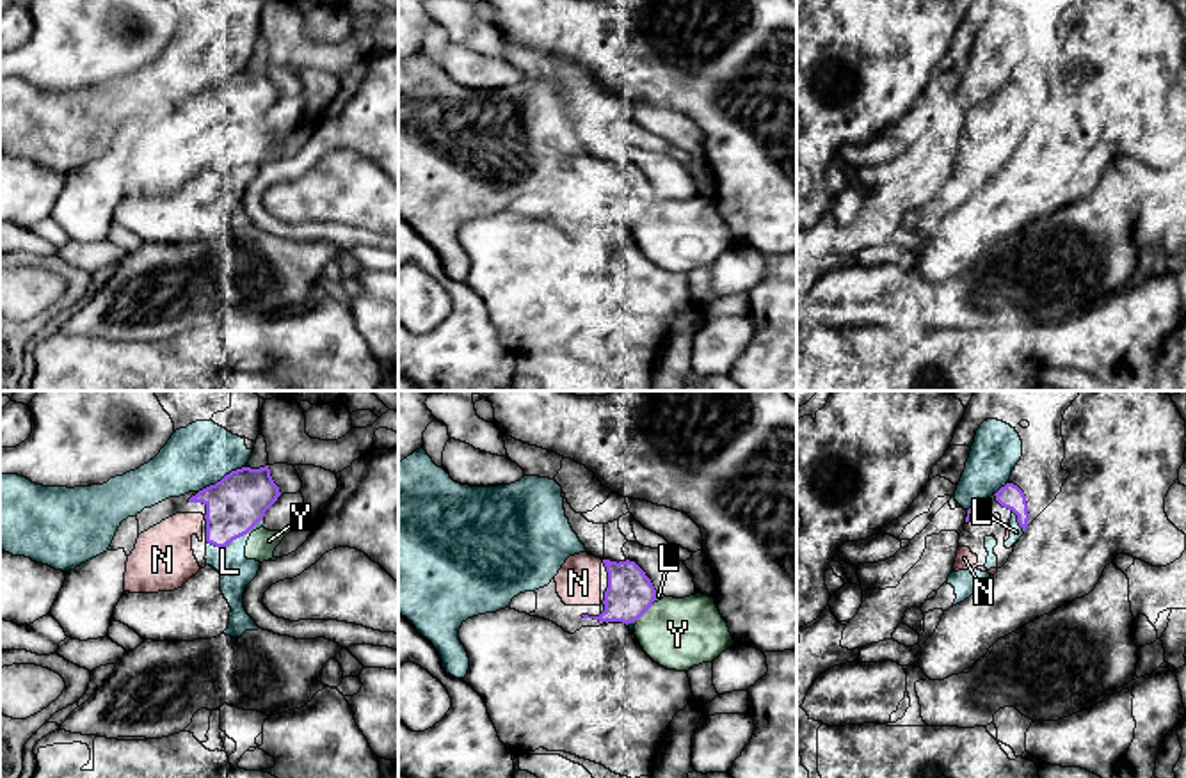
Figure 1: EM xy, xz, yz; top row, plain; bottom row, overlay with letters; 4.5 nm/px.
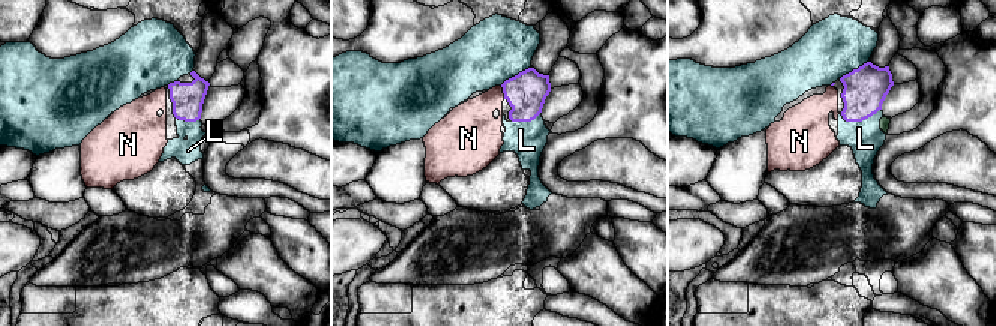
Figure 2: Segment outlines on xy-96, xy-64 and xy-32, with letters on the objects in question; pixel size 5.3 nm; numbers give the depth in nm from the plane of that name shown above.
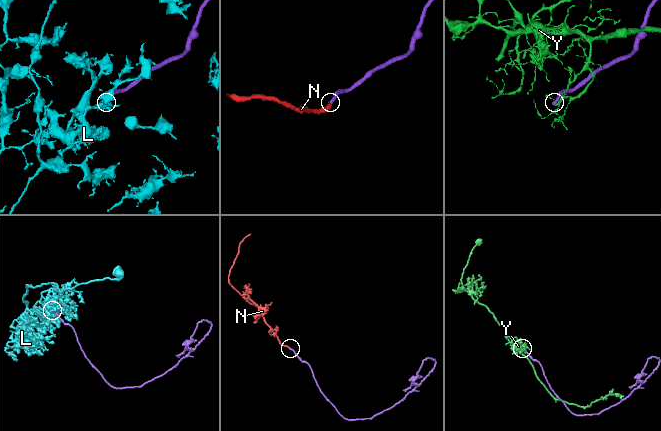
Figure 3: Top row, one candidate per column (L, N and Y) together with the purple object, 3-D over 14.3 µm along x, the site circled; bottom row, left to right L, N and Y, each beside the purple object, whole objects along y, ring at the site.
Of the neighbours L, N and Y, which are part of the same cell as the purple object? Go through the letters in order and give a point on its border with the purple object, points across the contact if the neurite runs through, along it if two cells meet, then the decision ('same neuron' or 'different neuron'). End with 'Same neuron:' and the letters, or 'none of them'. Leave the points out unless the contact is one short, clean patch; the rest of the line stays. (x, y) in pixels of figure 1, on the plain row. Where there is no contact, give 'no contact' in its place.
L: contact xy (233, 141); different neuron
N: contact yz (968, 121); same neuron
Y: contact xz (644, 214); different neuron
Same neuron: N

